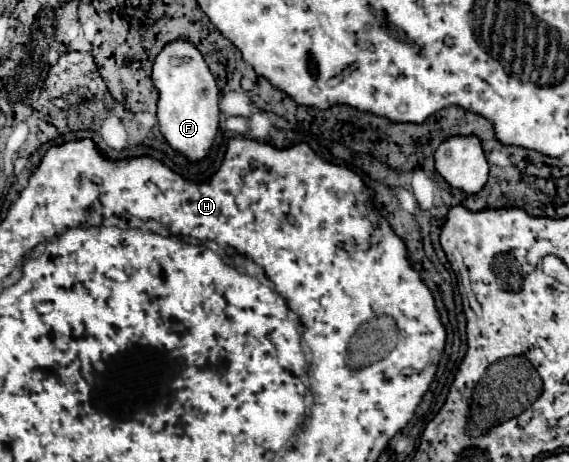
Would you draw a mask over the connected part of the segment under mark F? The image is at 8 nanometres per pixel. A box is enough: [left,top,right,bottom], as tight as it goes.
[152,40,220,160]

